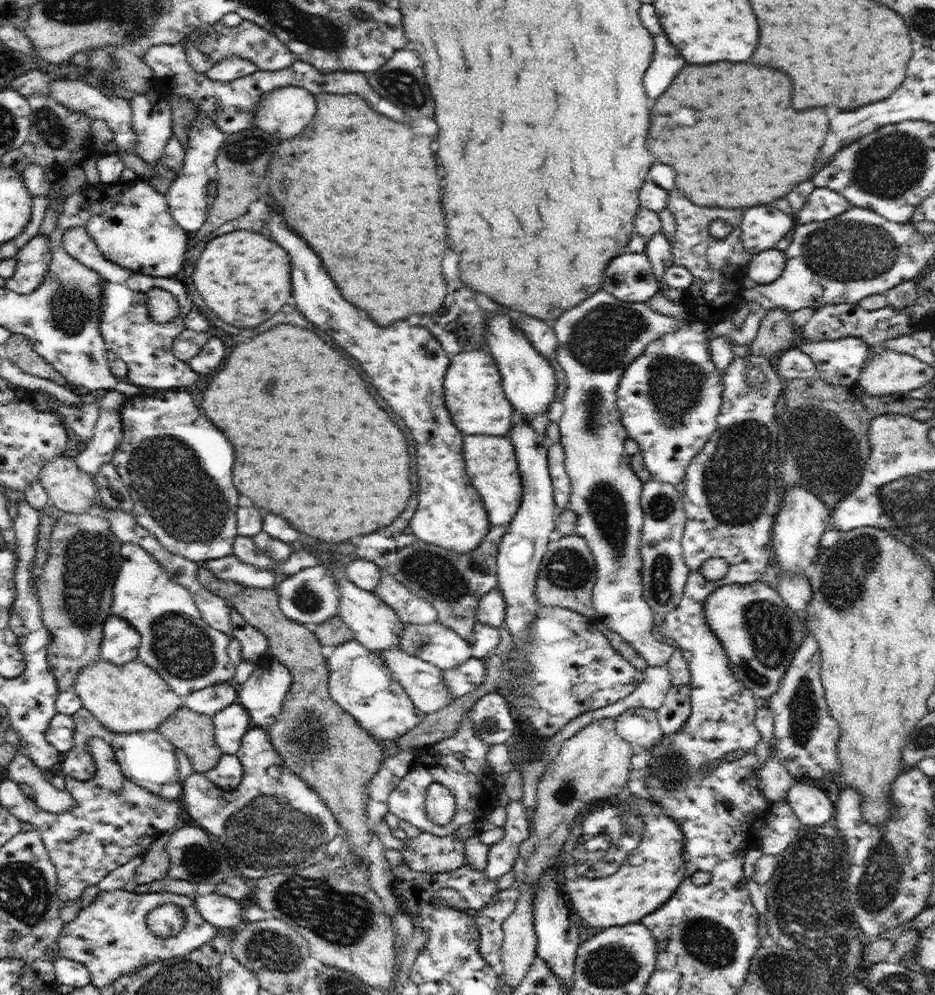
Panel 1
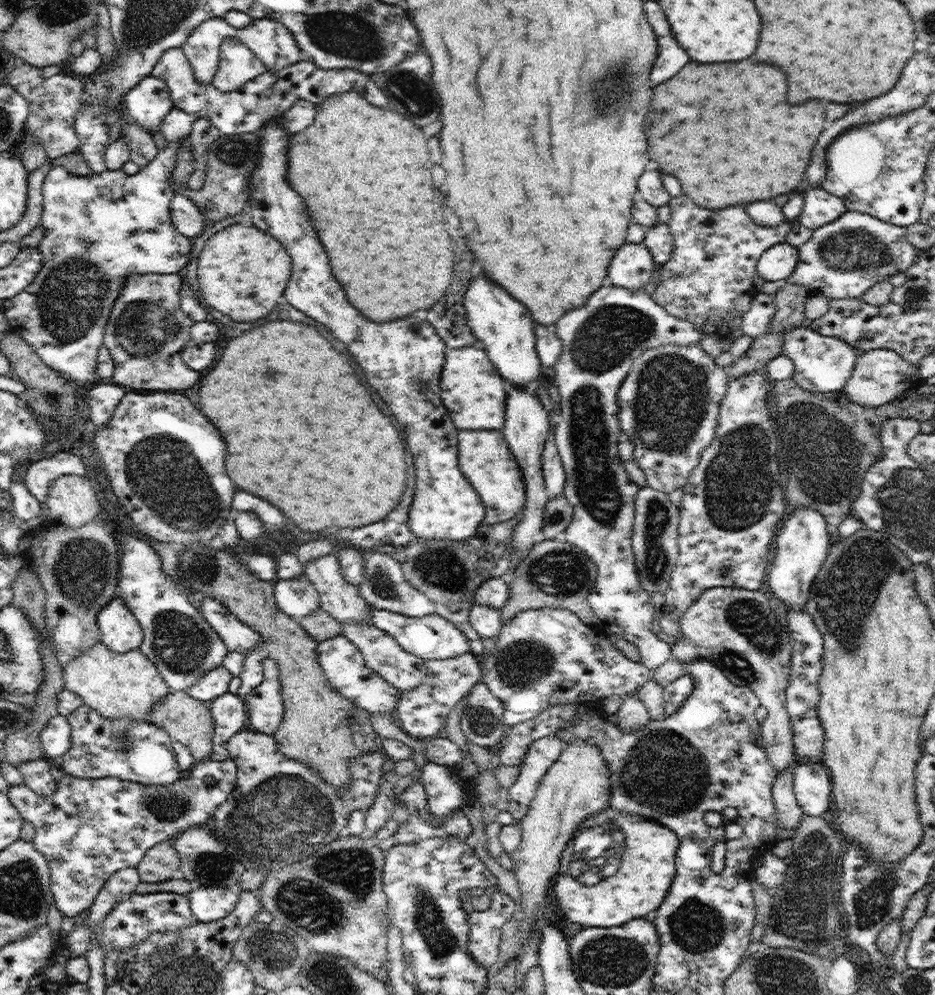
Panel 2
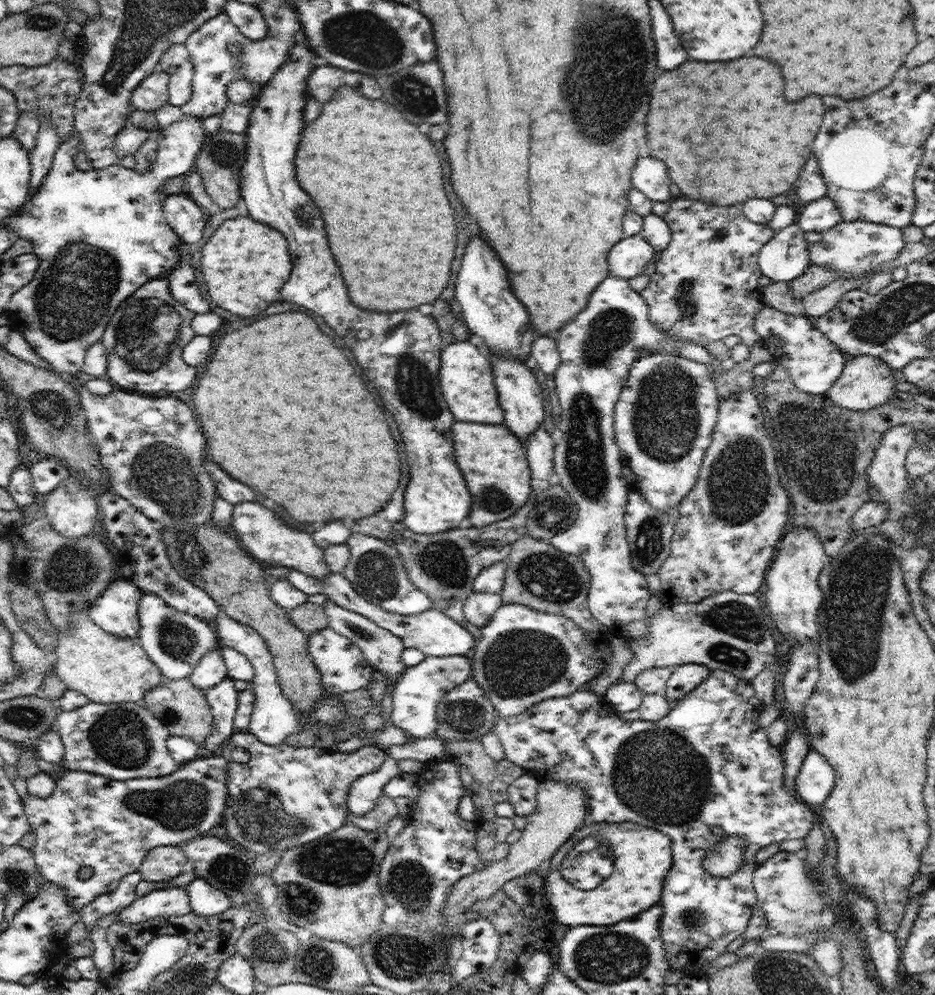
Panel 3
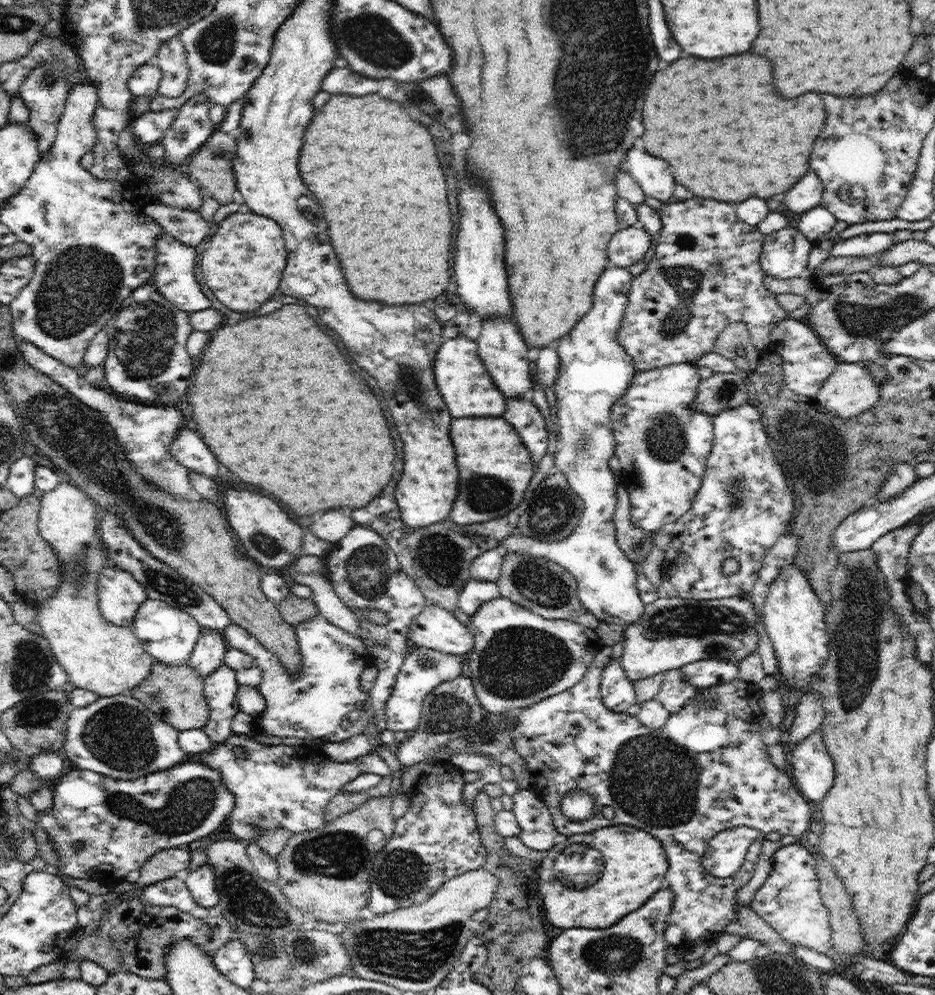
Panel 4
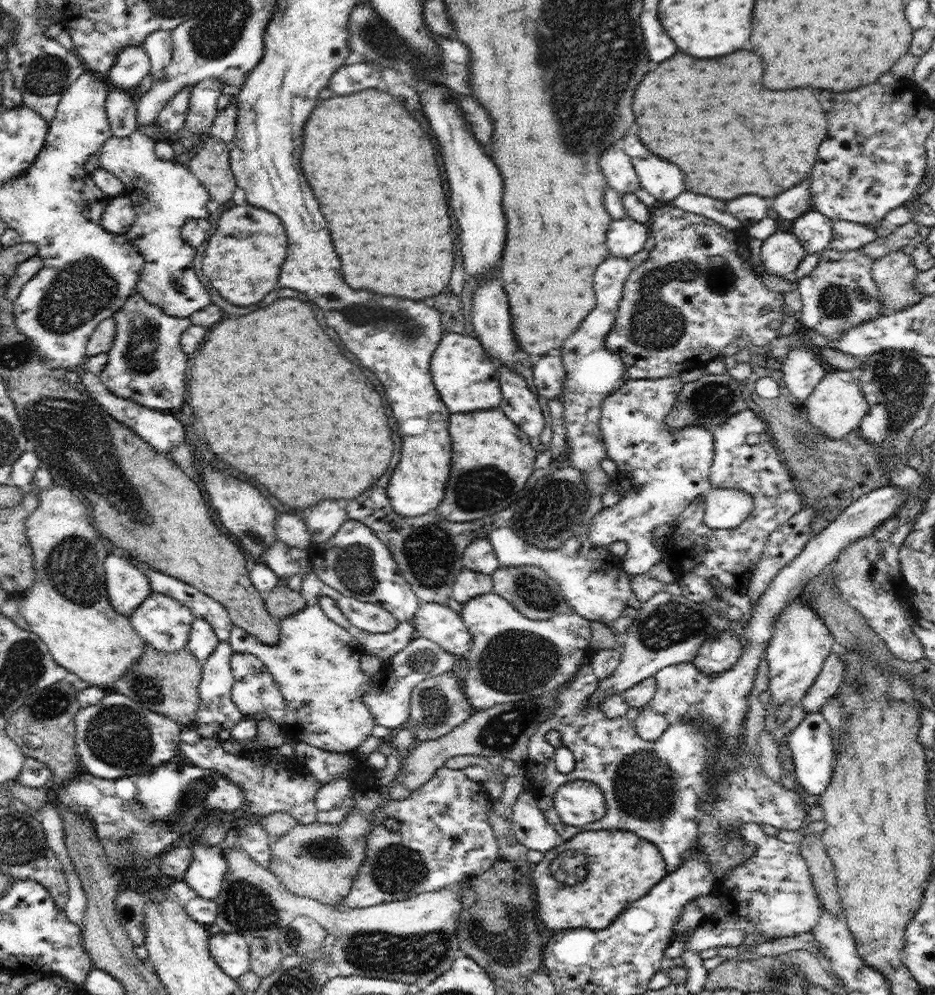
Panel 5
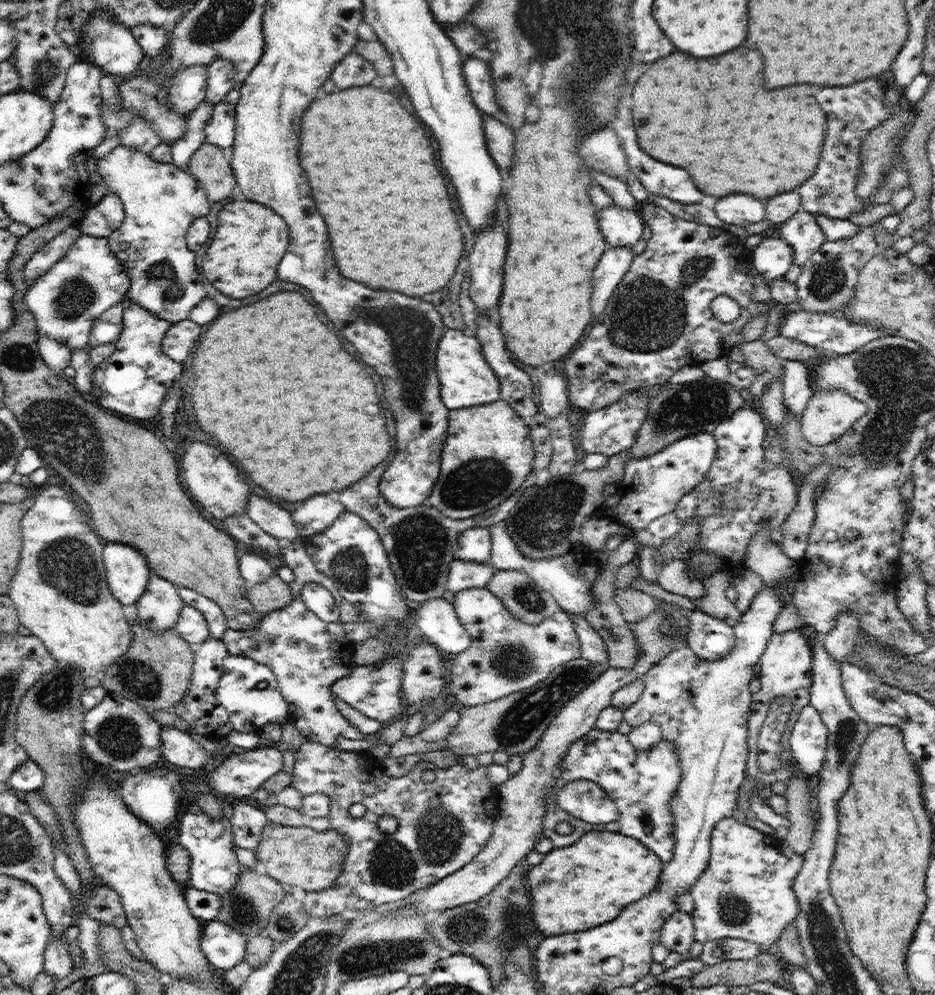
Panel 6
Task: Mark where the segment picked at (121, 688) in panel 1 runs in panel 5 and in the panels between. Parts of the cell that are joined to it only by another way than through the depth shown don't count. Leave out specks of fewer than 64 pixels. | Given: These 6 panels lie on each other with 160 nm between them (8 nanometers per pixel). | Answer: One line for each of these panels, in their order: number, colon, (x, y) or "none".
2: (116, 685)
3: (105, 668)
4: (109, 660)
5: (68, 607)

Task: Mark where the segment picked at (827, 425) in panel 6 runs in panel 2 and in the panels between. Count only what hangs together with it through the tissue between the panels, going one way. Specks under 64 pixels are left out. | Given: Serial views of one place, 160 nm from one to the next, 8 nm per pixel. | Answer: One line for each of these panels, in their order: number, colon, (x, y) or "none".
2: (879, 375)
3: (866, 382)
4: (850, 390)
5: (837, 405)

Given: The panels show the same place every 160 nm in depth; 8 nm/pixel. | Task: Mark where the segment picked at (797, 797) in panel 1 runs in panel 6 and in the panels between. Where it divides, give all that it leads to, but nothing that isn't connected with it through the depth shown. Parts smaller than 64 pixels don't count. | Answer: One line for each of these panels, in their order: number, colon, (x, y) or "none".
2: (812, 785)
3: (814, 784)
4: (814, 774)
5: (811, 743)
6: (808, 741)

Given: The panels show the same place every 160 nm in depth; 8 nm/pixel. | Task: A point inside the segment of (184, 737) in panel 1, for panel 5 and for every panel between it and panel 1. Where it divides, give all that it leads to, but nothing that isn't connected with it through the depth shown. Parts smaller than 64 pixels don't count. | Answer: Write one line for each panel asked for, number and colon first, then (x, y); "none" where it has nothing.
2: (187, 720)
3: (180, 705)
4: (174, 694)
5: (167, 683)

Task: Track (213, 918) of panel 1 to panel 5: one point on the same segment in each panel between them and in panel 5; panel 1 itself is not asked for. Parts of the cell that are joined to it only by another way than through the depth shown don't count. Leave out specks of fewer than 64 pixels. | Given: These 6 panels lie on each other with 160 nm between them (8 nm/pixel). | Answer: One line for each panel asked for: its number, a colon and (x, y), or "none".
2: (208, 904)
3: (204, 899)
4: (201, 883)
5: (205, 874)

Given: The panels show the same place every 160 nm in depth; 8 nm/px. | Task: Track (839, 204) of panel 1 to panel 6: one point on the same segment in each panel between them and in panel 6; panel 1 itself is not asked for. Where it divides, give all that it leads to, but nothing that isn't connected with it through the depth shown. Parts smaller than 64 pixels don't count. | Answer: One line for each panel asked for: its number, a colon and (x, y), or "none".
2: (820, 208)
3: (822, 215)
4: (816, 223)
5: (814, 230)
6: (802, 232)

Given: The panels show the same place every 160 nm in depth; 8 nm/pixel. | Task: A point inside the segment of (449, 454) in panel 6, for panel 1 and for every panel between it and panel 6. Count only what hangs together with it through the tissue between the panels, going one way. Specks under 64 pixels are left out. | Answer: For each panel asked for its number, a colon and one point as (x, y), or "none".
1: (491, 462)
2: (485, 460)
3: (494, 463)
4: (495, 468)
5: (492, 459)

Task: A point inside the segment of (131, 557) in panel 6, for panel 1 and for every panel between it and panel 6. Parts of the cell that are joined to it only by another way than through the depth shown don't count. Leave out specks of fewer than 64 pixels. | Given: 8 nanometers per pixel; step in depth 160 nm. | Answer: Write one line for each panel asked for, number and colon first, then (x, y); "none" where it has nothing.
1: (121, 641)
2: (120, 631)
3: (115, 610)
4: (120, 595)
5: (127, 586)

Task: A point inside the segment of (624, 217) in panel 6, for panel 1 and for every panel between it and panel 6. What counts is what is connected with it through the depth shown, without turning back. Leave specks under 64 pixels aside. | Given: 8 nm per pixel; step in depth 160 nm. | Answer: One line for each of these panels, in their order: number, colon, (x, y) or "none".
1: (630, 277)
2: (632, 268)
3: (627, 260)
4: (629, 245)
5: (626, 237)

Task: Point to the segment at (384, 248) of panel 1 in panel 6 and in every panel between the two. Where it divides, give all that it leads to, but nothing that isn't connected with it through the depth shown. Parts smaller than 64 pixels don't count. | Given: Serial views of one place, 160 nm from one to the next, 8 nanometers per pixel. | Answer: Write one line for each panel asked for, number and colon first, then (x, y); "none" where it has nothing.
2: (365, 174)
3: (376, 179)
4: (374, 170)
5: (373, 169)
6: (374, 178)

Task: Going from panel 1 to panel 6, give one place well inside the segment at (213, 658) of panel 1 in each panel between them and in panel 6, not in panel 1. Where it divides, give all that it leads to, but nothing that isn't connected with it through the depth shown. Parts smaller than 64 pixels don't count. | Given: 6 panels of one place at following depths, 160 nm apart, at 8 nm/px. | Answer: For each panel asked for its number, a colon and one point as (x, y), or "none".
2: (177, 638)
3: (175, 641)
4: (166, 633)
5: (163, 623)
6: (160, 607)

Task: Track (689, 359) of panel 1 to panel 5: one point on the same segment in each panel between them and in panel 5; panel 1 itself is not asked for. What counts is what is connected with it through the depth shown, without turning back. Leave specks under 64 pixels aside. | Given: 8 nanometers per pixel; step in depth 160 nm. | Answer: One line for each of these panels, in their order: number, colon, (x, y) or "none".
2: (669, 403)
3: (664, 419)
4: (662, 442)
5: (661, 471)

